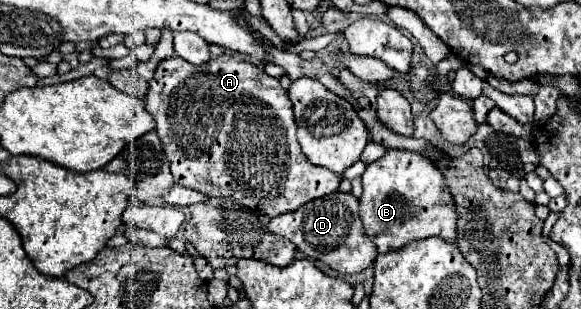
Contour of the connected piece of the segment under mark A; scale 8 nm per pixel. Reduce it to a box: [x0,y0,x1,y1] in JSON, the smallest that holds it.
[145,52,341,218]

